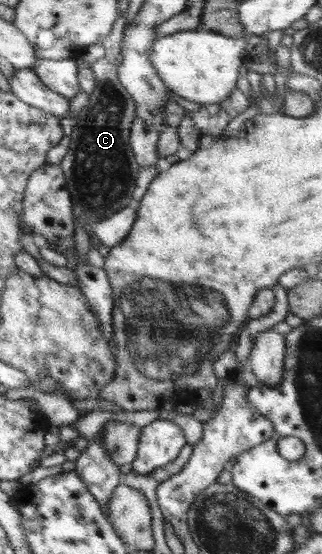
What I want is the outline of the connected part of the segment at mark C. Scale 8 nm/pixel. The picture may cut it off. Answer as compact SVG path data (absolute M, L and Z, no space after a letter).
M104 57L89 66L95 75L95 88L89 95L89 104L76 116L69 152L59 163L67 179L75 224L80 222L87 230L133 204L135 180L141 170L130 145L135 103L117 77L116 63Z

